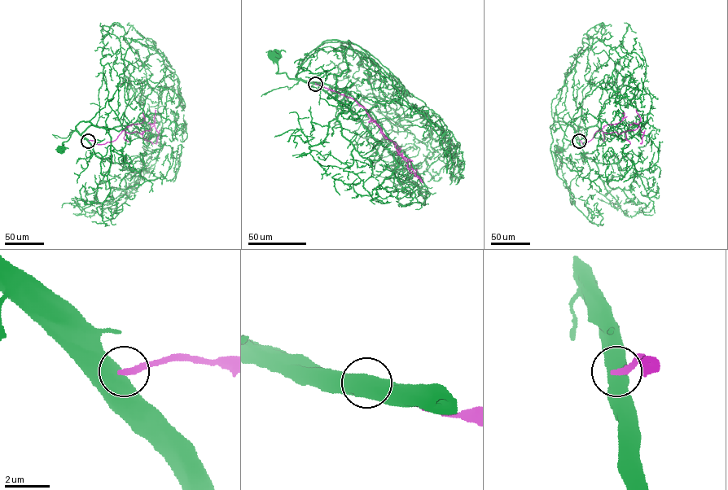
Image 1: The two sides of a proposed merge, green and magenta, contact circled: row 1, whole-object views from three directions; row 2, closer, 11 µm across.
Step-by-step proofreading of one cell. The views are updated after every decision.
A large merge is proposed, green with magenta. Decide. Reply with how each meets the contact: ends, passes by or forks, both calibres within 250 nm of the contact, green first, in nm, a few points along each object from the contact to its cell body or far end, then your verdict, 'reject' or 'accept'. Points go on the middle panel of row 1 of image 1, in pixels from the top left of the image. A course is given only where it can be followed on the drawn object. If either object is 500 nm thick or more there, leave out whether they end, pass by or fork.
800 nm thick on the green side, 300 nm on the other; green runs (315, 83), (289, 78), (285, 73), (277, 72), (277, 62), (271, 55); magenta runs (315, 83), (351, 98), (361, 106), (383, 136), (393, 142), (408, 162), (408, 168), (417, 176); reject

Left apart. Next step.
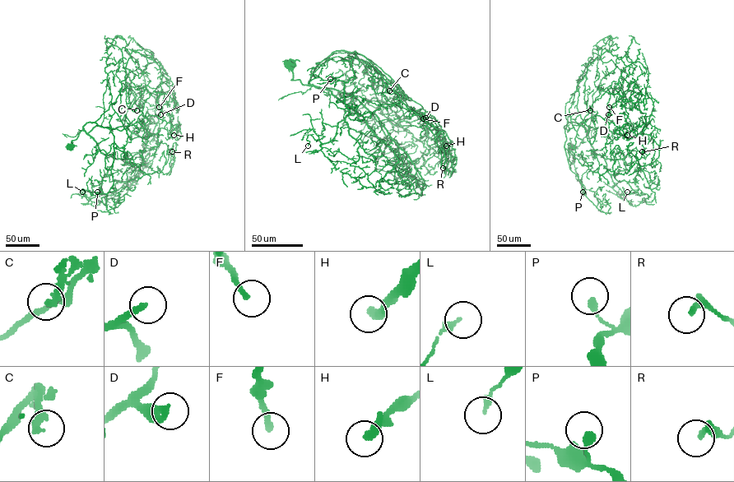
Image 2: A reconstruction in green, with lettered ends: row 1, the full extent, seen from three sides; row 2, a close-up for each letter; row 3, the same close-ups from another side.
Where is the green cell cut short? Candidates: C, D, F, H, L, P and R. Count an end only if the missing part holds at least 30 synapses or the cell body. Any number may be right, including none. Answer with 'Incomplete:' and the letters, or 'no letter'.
Incomplete: no letter

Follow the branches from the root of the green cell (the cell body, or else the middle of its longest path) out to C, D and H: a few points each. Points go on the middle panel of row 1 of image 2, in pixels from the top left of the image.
C: (287, 64), (308, 85), (333, 52), (355, 51), (342, 60), (376, 69), (366, 61), (364, 73), (389, 90)
D: (287, 64), (292, 79), (308, 85), (333, 52), (360, 54), (439, 135), (425, 118)
H: (287, 64), (292, 79), (308, 85), (315, 67), (333, 52), (364, 56), (434, 118), (451, 141), (446, 145)

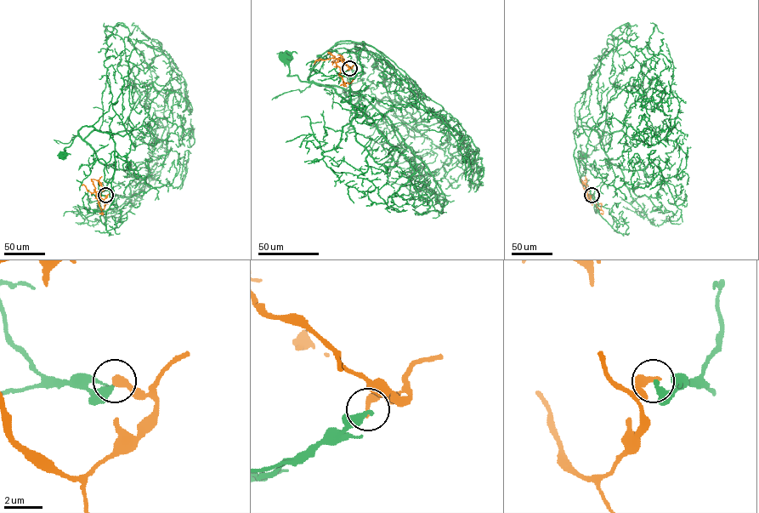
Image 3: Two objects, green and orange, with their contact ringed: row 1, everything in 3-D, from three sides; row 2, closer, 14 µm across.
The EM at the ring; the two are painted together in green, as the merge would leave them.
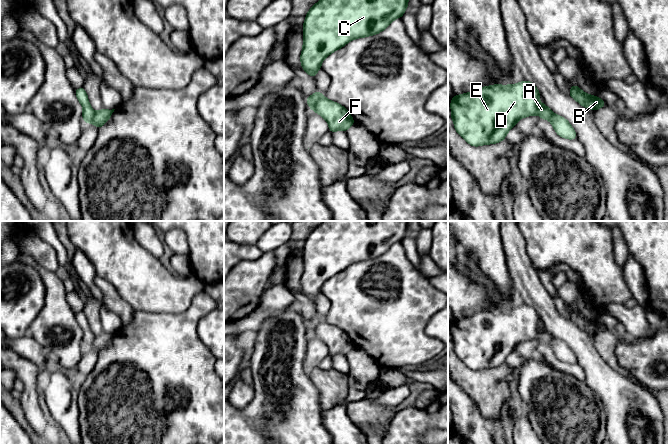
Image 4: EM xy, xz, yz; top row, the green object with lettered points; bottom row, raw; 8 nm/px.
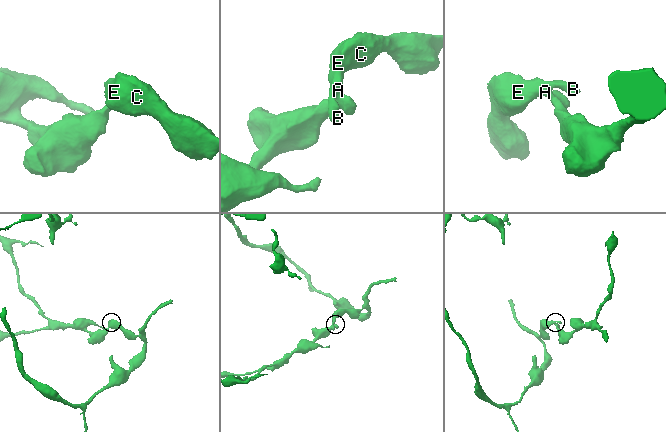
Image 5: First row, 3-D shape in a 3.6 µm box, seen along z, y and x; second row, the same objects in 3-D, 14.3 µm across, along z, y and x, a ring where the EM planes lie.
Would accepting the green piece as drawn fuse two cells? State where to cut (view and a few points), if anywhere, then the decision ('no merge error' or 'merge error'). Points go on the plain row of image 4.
cut in xz along (322, 319), (310, 332); merge error

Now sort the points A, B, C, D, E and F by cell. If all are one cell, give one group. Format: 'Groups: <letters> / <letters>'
Groups: A B C D E / F

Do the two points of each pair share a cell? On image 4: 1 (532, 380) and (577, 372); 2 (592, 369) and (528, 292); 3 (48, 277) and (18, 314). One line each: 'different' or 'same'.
1: different
2: same
3: different

